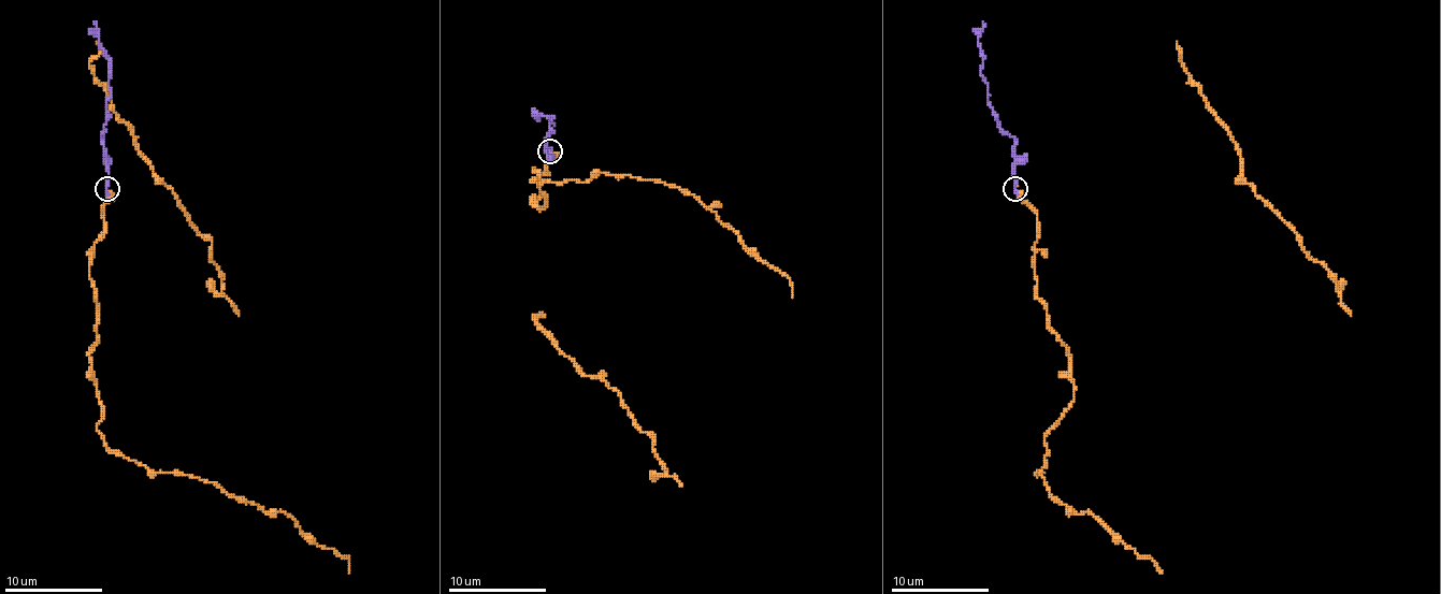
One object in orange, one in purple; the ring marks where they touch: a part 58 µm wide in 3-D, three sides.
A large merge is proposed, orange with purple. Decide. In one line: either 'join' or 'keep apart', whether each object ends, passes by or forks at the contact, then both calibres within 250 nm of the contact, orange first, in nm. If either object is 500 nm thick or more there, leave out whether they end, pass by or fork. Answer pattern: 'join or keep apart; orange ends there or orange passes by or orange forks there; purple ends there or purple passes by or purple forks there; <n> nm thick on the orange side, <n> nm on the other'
join; orange ends there; purple ends there; 240 nm thick on the orange side, 240 nm on the other

